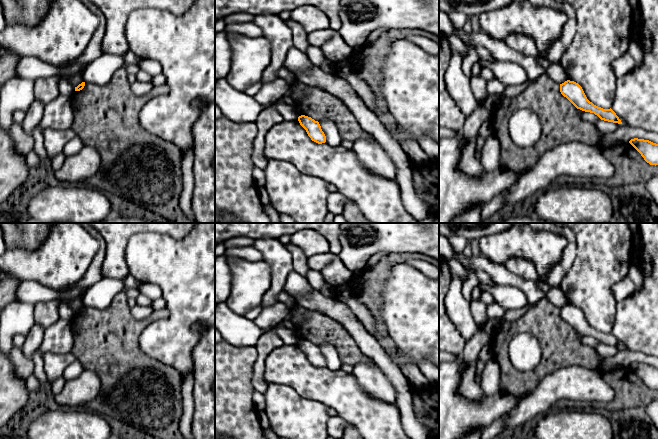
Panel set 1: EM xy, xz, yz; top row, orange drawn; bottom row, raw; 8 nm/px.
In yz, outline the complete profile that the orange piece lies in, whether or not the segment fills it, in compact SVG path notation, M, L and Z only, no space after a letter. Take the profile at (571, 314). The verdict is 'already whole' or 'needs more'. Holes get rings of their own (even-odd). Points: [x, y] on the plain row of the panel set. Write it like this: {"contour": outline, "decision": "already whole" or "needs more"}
{"contour": "M567 304L564 307L560 308L560 316L577 333L580 333L585 336L594 337L601 344L622 348L619 341L611 332L603 333L590 326L587 323L582 311L578 307Z", "decision": "already whole"}

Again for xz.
{"contour": "M301 339L298 341L300 349L306 354L308 360L312 365L322 368L326 366L326 360L321 353L318 345L315 345L311 341Z", "decision": "already whole"}

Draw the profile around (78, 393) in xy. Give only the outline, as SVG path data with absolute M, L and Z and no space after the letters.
M84 369L78 377L65 382L62 391L54 395L54 402L57 407L85 409L100 391L99 376L91 370Z

